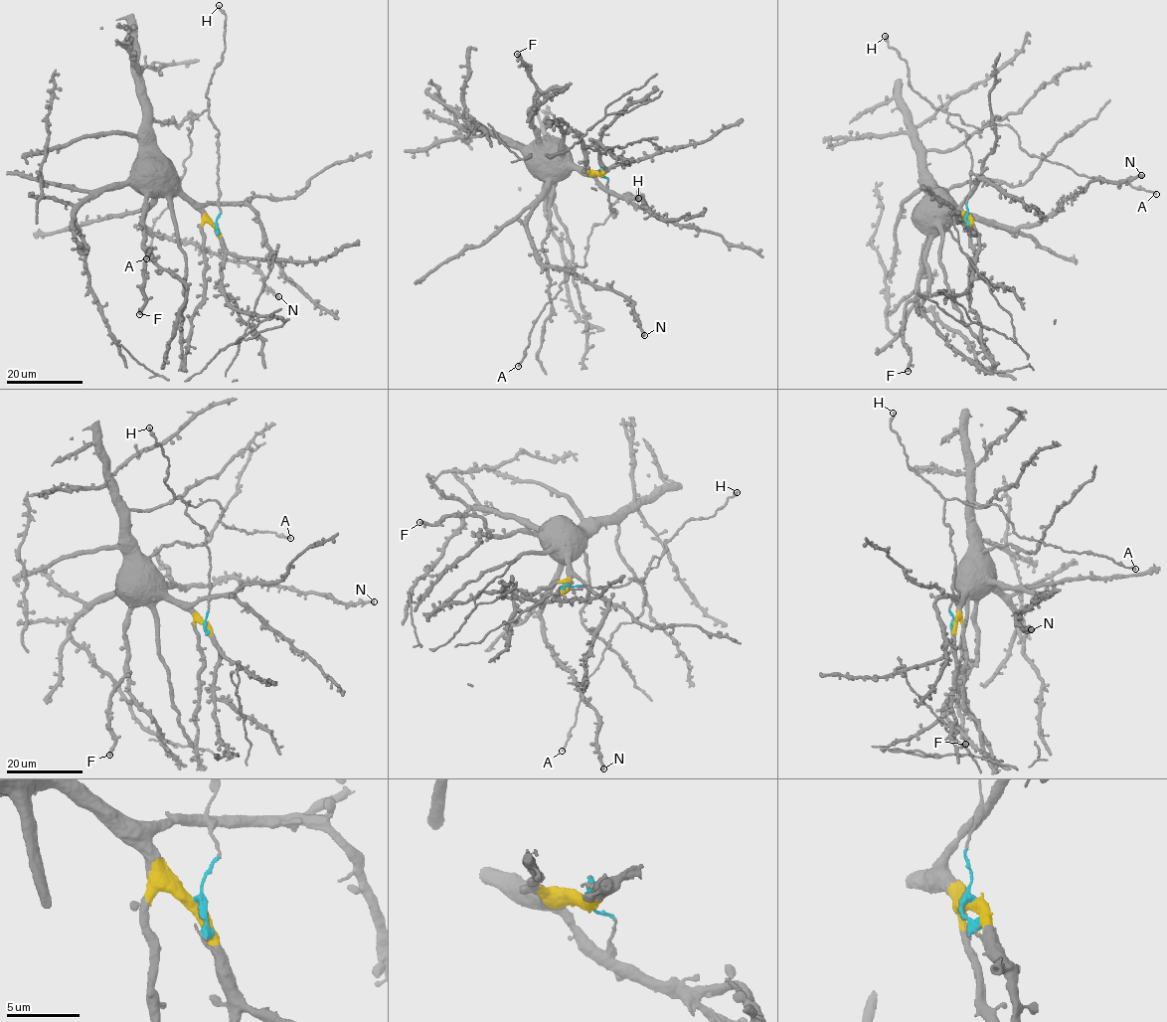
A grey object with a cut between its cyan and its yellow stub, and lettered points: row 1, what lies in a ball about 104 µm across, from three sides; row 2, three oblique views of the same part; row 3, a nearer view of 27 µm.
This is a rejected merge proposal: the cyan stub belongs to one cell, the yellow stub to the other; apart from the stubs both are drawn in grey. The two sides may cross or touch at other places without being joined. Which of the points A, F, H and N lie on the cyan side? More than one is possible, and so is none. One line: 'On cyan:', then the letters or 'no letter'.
On cyan: A, H

